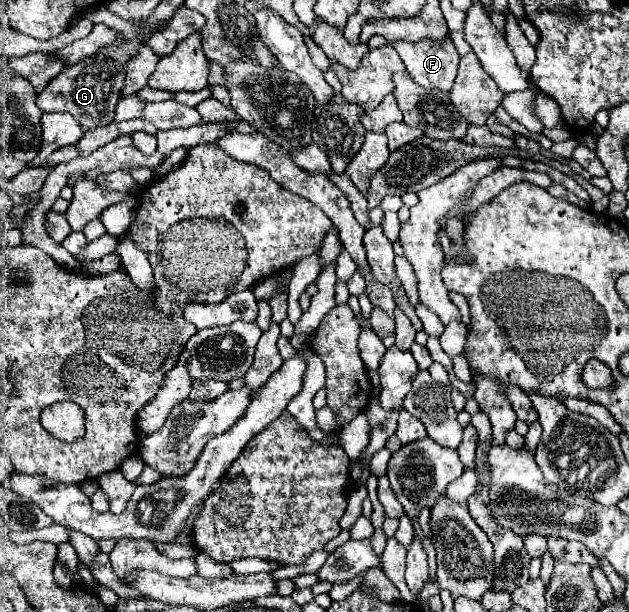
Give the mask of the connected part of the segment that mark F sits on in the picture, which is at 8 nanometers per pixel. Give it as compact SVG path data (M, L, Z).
M449 38L443 42L435 40L421 40L415 44L393 42L393 48L401 56L407 74L419 86L429 90L437 88L443 92L451 90L459 66L459 54Z

